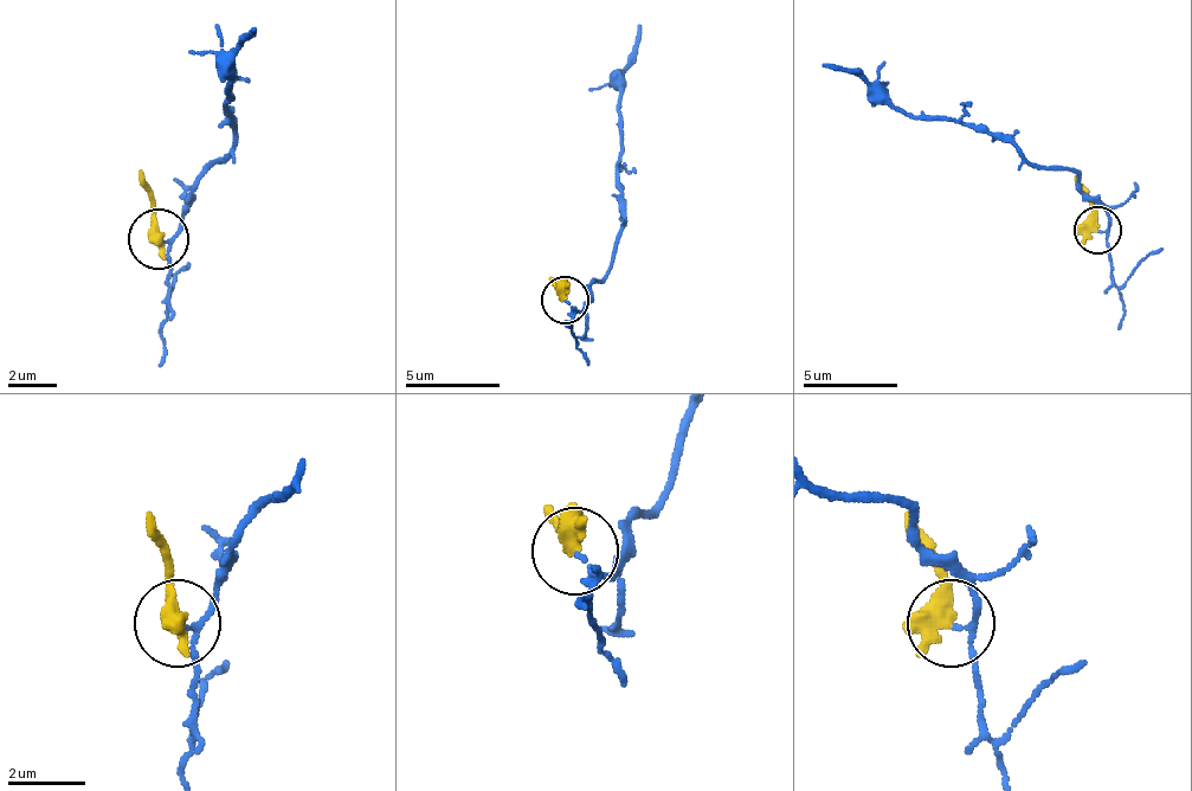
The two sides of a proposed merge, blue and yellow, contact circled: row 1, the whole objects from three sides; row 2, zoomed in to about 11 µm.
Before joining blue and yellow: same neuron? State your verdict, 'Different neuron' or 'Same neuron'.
Different neuron

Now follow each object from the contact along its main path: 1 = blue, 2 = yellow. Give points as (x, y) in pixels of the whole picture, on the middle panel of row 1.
1: (566, 298), (580, 313), (609, 270), (613, 242), (623, 227), (618, 185), (623, 66), (642, 24)
2: (566, 298), (552, 280)

